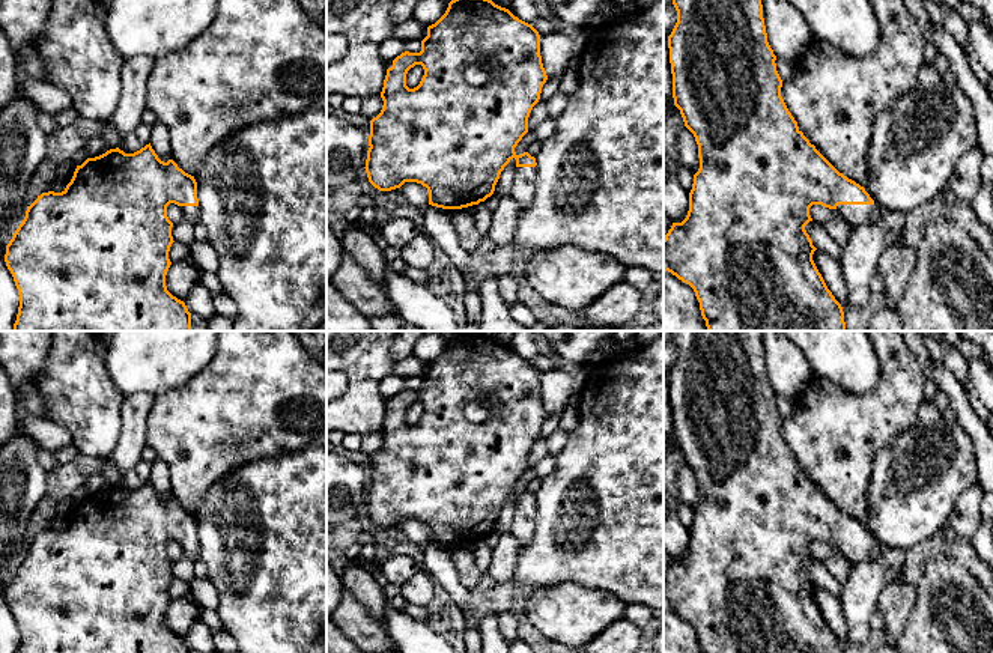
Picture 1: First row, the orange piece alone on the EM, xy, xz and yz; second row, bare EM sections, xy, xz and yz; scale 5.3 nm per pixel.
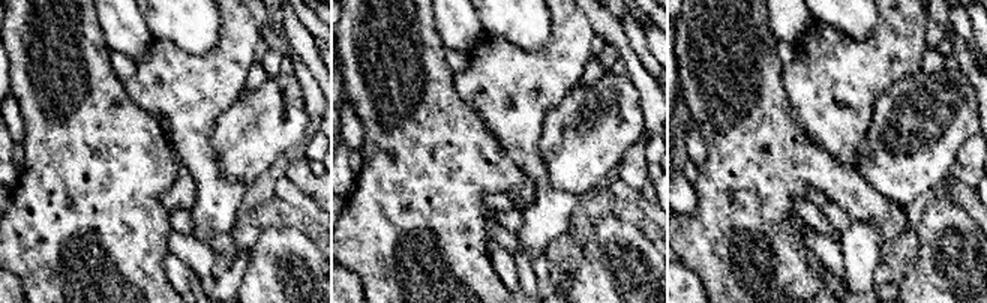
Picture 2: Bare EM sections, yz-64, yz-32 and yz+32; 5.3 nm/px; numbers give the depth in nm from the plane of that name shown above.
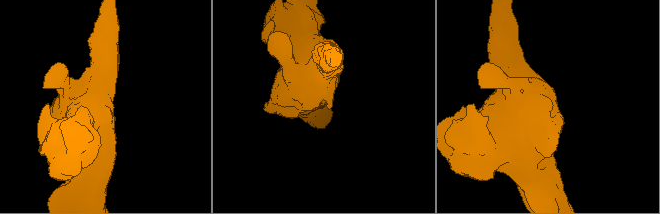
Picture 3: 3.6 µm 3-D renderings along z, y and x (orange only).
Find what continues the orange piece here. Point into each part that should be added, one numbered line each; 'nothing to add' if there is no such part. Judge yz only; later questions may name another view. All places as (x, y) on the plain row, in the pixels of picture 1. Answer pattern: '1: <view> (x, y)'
1: yz (855, 552)

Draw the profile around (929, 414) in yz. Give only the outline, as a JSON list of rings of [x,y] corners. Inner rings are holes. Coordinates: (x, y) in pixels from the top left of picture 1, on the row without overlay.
[[[925,400],[918,411],[916,424],[921,427],[930,427],[940,418],[940,415],[942,414],[936,408],[936,405],[933,402]]]

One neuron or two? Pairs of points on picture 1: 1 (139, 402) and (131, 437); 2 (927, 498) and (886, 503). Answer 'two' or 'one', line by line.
1: one
2: one

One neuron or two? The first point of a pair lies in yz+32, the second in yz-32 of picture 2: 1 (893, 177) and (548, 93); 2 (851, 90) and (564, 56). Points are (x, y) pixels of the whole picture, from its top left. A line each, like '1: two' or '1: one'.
1: two
2: one

